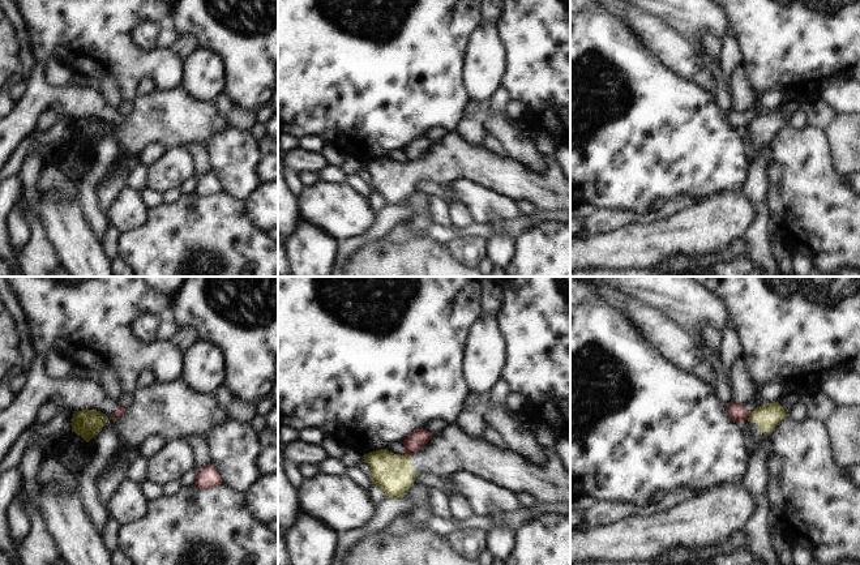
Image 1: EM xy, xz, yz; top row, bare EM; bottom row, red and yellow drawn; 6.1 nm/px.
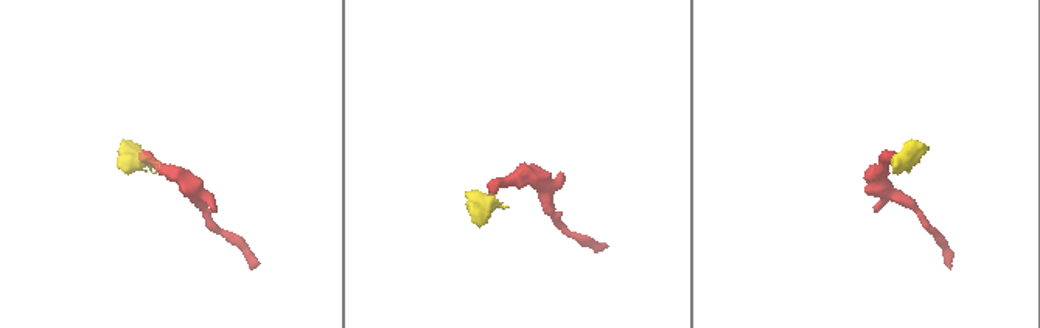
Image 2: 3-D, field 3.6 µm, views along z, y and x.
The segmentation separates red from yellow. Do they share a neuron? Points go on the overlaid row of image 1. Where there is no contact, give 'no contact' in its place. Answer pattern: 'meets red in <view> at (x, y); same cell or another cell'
meets red in yz at (749, 414); another cell

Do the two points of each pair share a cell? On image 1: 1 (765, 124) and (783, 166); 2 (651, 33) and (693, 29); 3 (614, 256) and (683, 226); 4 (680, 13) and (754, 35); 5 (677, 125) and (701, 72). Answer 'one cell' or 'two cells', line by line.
1: two cells
2: two cells
3: one cell
4: two cells
5: two cells

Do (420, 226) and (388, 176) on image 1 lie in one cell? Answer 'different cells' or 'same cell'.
different cells

